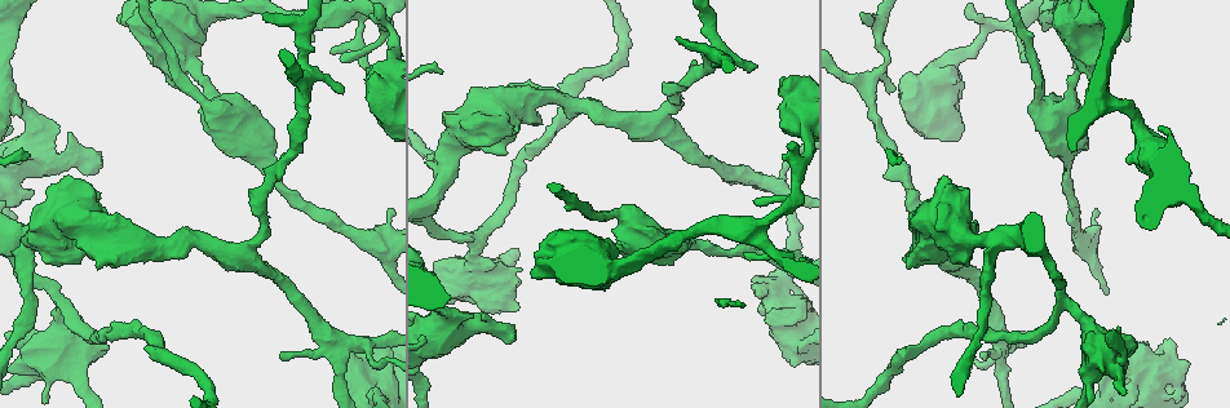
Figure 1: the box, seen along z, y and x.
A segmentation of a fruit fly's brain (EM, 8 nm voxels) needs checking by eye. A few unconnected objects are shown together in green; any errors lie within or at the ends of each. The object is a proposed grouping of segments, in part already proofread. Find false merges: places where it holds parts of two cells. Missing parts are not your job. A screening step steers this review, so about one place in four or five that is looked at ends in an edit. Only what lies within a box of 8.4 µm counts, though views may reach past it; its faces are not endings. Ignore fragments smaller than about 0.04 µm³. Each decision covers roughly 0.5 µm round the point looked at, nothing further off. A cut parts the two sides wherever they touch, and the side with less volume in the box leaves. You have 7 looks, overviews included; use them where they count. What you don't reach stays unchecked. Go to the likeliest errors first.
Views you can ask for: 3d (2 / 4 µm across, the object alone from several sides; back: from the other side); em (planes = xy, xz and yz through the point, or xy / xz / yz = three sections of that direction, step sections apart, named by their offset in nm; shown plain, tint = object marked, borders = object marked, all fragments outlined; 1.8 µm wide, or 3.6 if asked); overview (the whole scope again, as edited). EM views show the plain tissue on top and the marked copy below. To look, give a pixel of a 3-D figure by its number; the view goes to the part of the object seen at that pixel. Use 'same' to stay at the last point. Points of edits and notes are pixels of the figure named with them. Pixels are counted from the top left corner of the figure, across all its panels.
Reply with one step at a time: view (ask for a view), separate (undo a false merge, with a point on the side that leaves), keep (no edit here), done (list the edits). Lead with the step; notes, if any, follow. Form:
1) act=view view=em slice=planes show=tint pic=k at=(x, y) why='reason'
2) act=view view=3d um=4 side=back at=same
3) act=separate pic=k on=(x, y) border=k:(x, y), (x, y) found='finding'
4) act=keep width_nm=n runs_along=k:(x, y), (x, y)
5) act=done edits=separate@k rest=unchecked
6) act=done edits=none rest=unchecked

act=view view=em slice=planes show=tint pic=1 at=(302, 82)

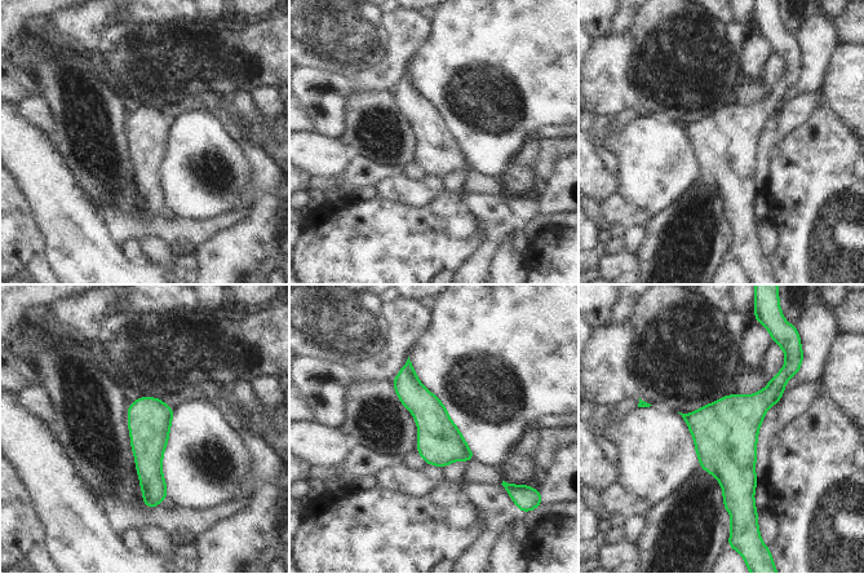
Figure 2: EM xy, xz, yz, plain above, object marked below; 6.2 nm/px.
act=keep width_nm=280 found='one cell here'

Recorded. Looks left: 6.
act=view view=3d um=2 side=back pic=1 at=(992, 237) why='sharp bend'

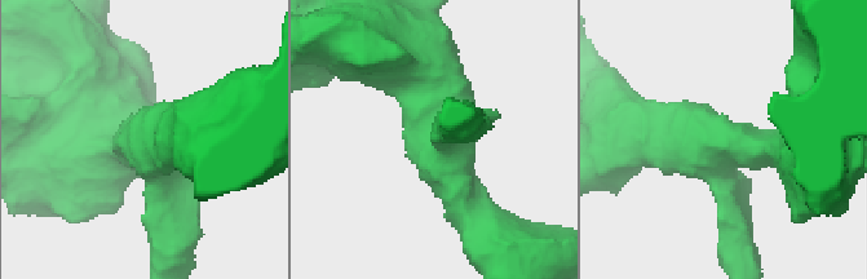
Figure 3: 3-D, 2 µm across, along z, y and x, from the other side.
act=view view=em slice=xz step=8 show=tint pic=3 at=(149, 145) arms=3 arm_widths_nm=260,380,550

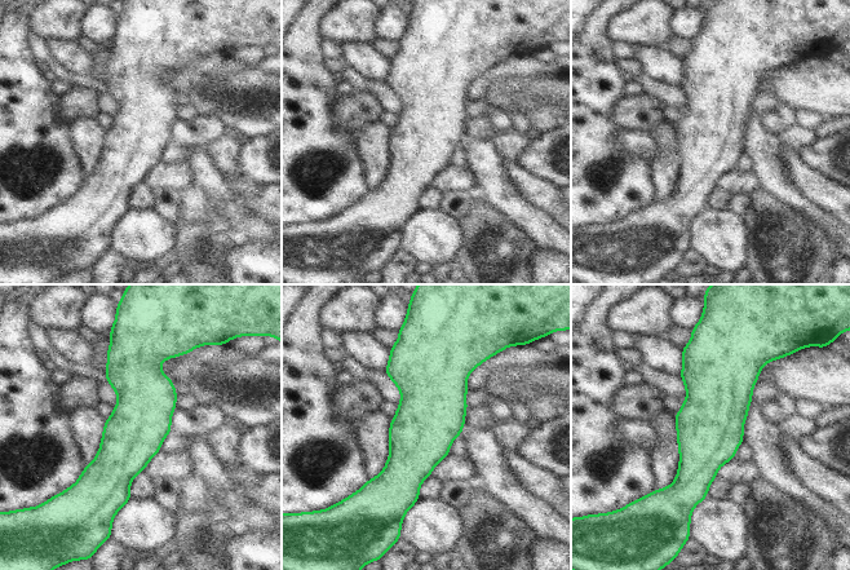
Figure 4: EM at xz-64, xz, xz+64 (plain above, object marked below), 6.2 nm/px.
act=view view=em slice=planes show=tint at=same

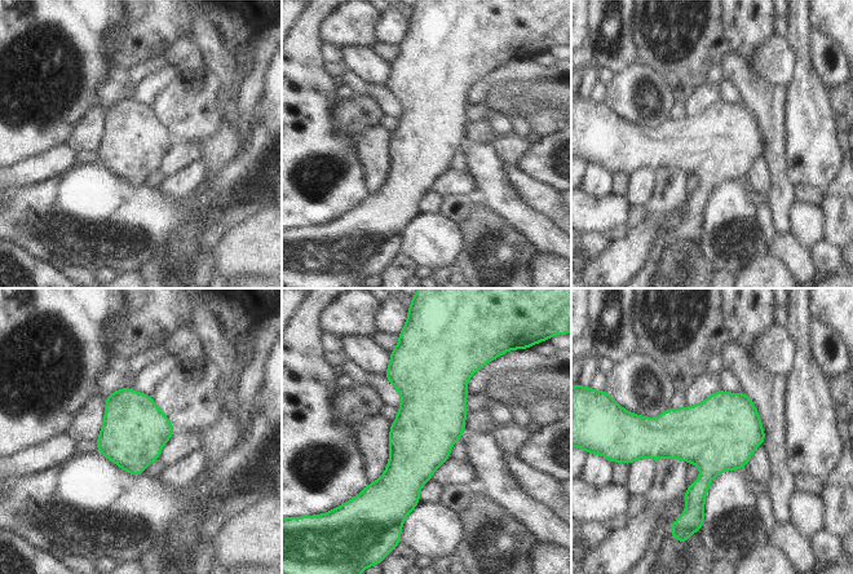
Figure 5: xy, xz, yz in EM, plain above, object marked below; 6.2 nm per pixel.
act=keep found='one cell here'

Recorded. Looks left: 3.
act=view view=3d um=4 pic=1 at=(89, 228) why='sharp bend'

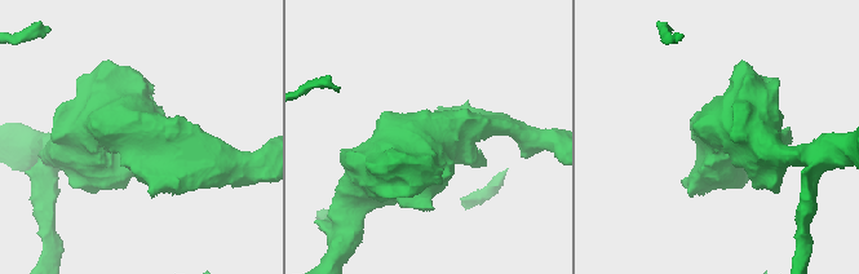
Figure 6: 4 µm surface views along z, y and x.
act=view view=em um=3.6 slice=planes show=tint pic=6 at=(432, 144) why='need the tissue'

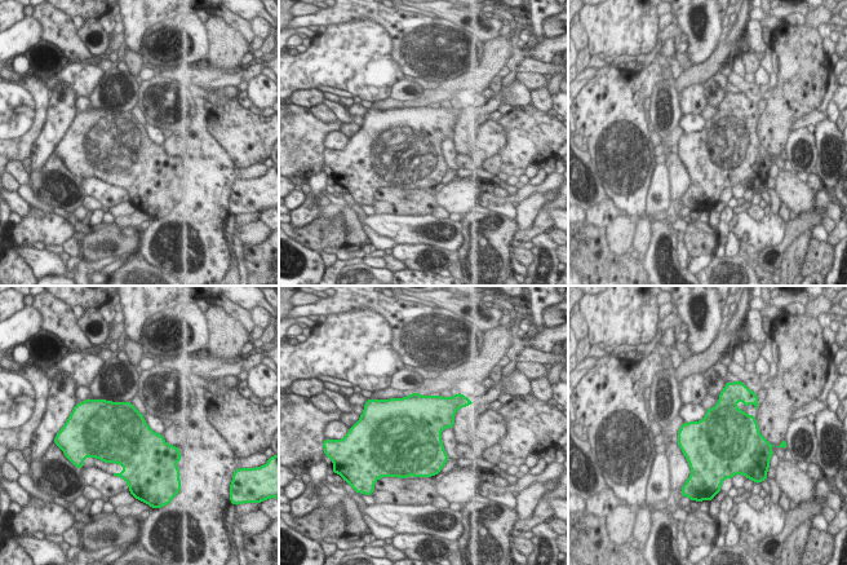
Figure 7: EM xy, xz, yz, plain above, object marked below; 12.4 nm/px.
act=keep found='one cell here'

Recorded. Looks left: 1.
act=done edits=none rest=unchecked

